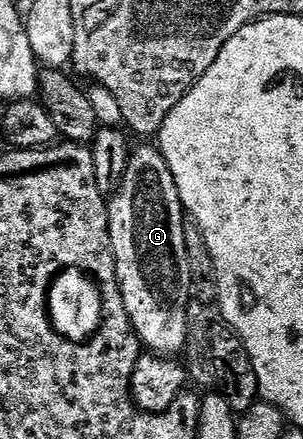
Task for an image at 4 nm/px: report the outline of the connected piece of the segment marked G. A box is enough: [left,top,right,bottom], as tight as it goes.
[107,146,193,357]

